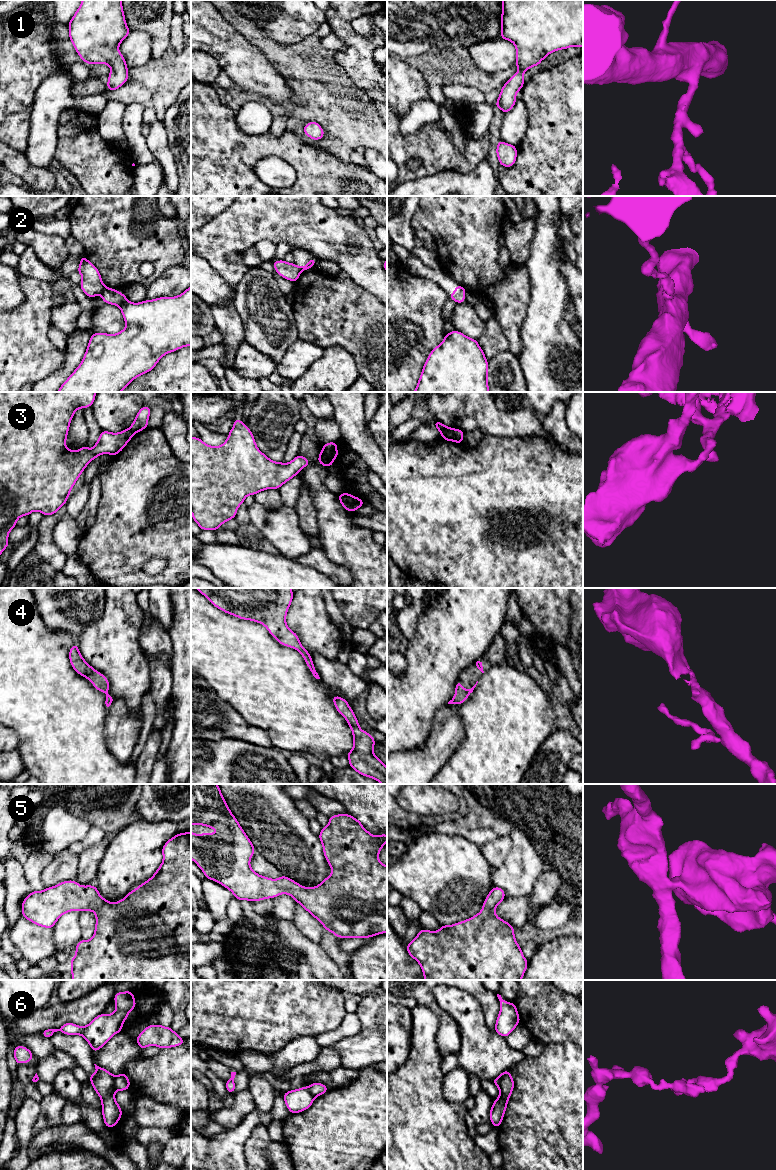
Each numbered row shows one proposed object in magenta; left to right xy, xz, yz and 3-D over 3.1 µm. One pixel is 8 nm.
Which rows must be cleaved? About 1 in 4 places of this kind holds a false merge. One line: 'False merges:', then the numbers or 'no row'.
False merges: 2, 3, 6

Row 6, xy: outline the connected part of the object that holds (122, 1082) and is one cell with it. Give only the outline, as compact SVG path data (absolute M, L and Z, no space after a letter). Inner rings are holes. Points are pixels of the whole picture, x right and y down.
M121 1073L115 1077L115 1089L116 1091L128 1090L130 1087L130 1080L125 1073Z

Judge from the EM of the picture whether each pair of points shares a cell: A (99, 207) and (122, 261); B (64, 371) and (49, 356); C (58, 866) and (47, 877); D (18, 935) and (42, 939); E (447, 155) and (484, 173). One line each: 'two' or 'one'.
A: one
B: two
C: one
D: one
E: two

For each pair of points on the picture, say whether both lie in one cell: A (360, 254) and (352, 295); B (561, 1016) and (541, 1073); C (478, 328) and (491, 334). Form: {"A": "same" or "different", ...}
{"A": "different", "B": "different", "C": "different"}

